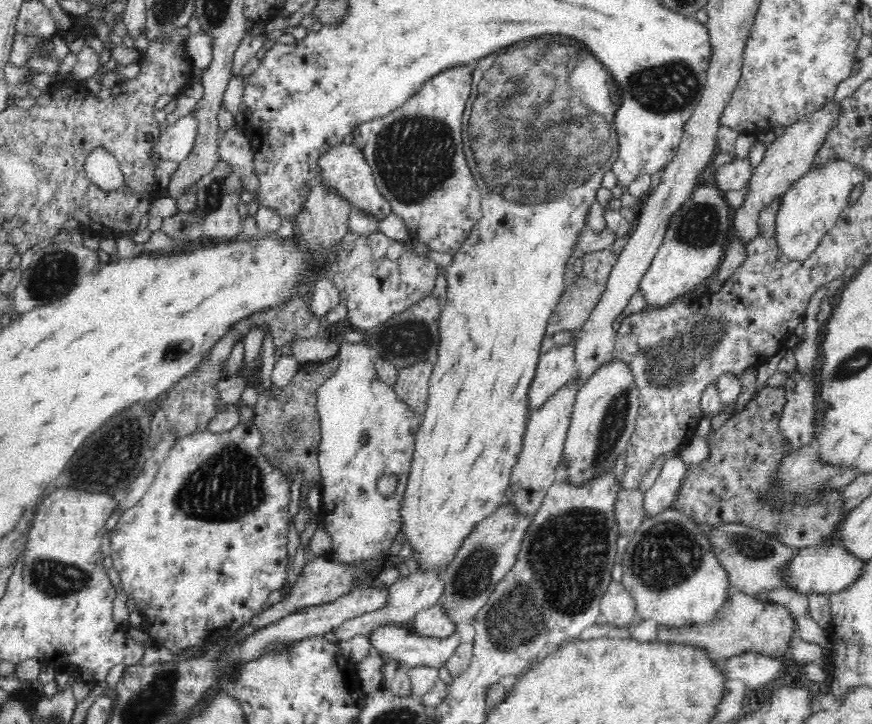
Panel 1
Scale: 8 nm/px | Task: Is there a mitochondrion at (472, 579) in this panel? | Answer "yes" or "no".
yes

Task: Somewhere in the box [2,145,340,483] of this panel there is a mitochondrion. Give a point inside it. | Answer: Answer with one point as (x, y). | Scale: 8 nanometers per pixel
(54, 272)

